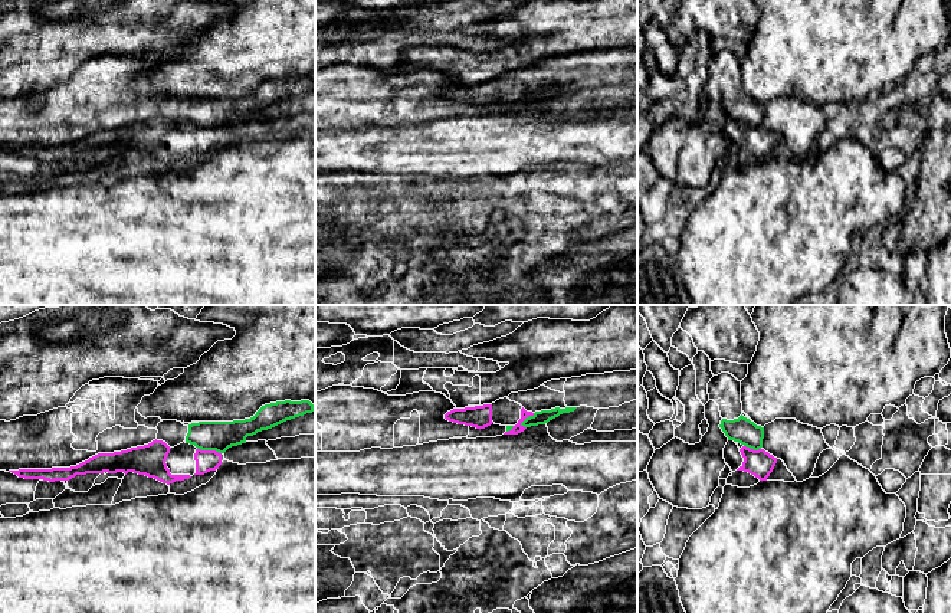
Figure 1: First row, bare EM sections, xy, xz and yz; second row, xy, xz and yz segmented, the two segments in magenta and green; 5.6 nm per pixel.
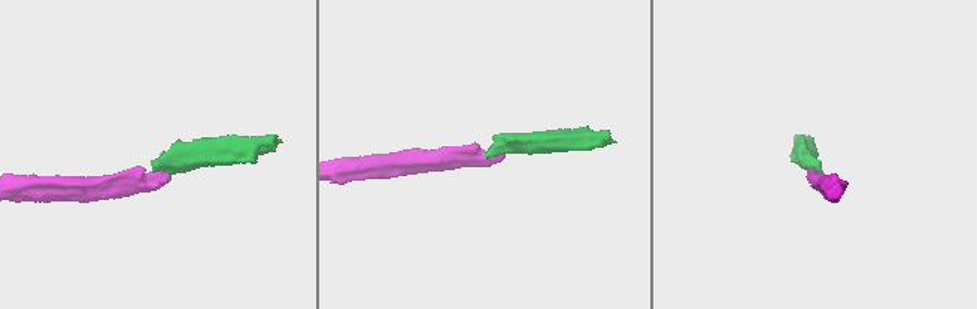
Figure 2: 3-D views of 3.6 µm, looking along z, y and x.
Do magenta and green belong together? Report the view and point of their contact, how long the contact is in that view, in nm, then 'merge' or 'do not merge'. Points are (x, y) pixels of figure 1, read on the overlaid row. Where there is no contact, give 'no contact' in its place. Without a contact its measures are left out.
meets magenta in xy at (209, 451); contact 140 nm long; do not merge

